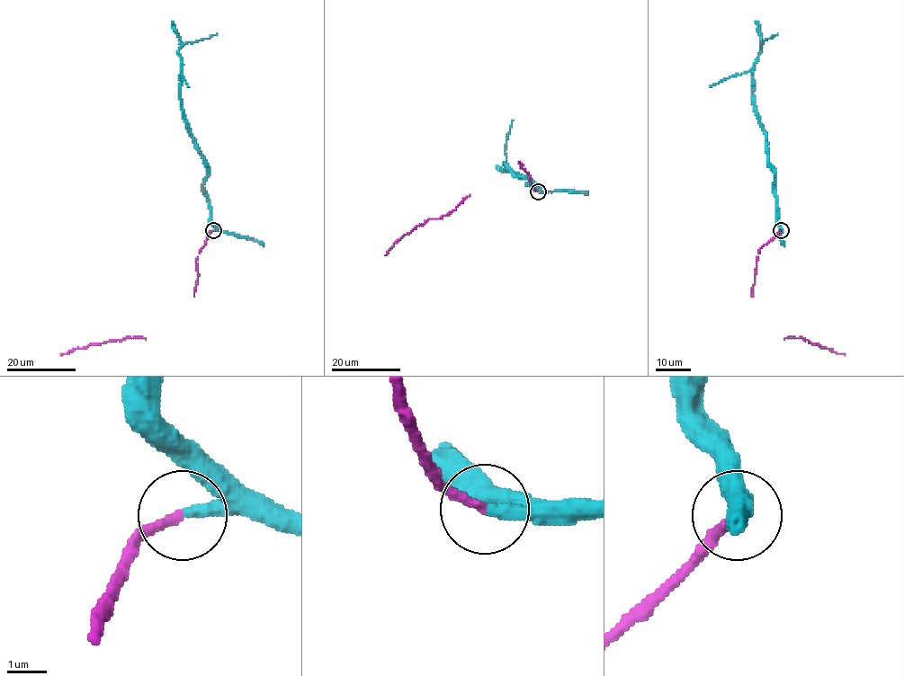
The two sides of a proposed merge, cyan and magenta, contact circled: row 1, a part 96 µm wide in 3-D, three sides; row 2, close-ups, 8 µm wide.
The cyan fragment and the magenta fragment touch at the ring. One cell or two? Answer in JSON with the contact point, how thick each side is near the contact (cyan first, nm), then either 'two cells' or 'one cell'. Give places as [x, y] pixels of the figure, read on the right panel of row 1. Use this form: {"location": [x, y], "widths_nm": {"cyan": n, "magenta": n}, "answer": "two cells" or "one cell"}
{"location": [781, 230], "widths_nm": {"cyan": 320, "magenta": 240}, "answer": "one cell"}

